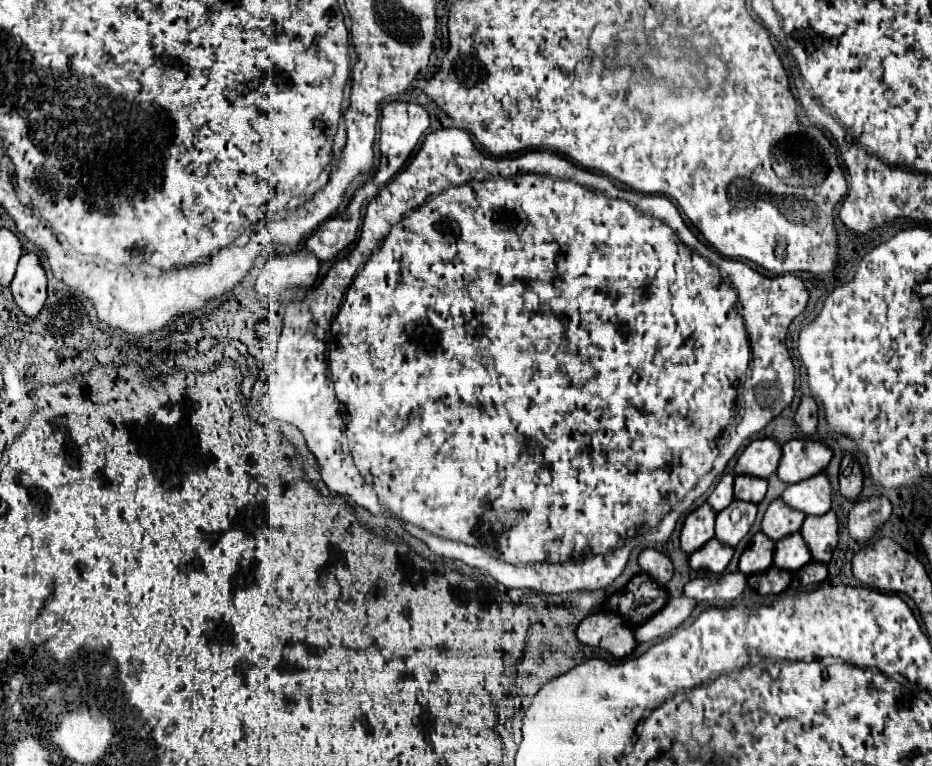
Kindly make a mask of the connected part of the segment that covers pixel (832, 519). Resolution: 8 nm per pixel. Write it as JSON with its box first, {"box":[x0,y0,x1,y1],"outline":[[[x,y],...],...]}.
{"box":[800,510,838,562],"outline":[[[830,510],[824,516],[806,516],[800,528],[812,558],[818,562],[830,562],[830,556],[838,544],[838,518]]]}

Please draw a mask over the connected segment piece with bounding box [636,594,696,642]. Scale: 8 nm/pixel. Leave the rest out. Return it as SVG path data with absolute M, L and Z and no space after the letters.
M684 594L678 598L670 598L668 604L654 618L650 618L646 624L642 624L636 630L636 640L648 642L648 640L666 636L668 632L676 630L682 622L686 622L690 618L694 606L696 606L696 600L692 600Z

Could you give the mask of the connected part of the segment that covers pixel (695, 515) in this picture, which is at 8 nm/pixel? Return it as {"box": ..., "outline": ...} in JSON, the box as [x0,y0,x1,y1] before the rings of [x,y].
{"box":[680,504,716,554],"outline":[[[702,504],[688,514],[680,534],[680,544],[684,552],[692,554],[714,536],[714,518],[716,512],[712,510],[710,504]]]}

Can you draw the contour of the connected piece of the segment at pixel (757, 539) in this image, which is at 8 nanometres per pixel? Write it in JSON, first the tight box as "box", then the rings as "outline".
{"box":[740,532,774,576],"outline":[[[758,532],[752,538],[750,546],[740,556],[740,572],[744,572],[746,576],[764,572],[768,570],[768,566],[772,566],[772,556],[774,556],[774,542],[762,532]]]}

